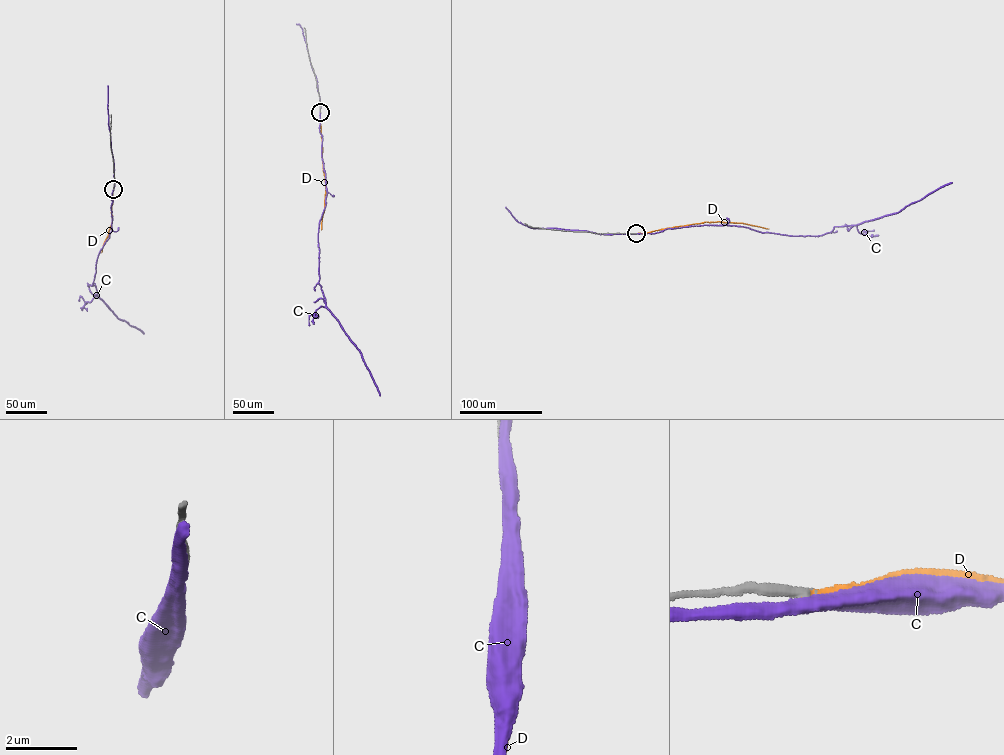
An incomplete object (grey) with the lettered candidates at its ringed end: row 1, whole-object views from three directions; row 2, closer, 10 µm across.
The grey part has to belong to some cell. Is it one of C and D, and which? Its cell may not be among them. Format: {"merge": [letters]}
{"merge": ["D"]}

